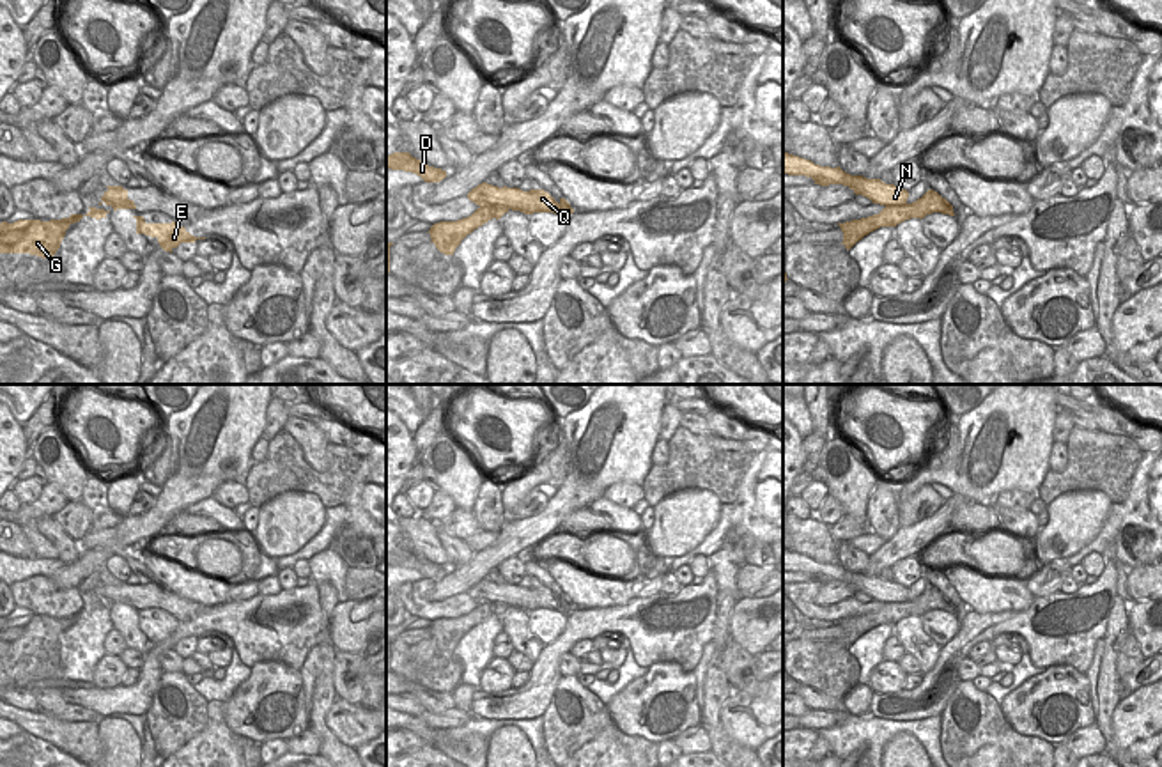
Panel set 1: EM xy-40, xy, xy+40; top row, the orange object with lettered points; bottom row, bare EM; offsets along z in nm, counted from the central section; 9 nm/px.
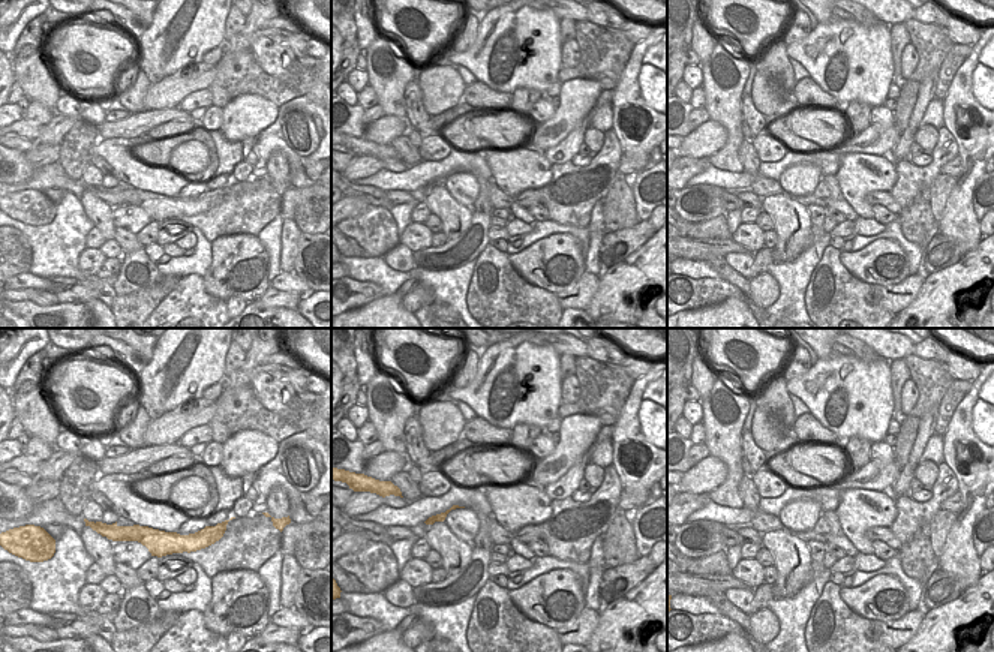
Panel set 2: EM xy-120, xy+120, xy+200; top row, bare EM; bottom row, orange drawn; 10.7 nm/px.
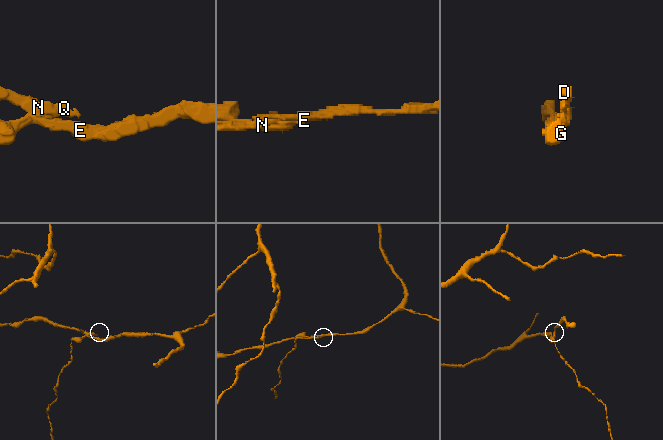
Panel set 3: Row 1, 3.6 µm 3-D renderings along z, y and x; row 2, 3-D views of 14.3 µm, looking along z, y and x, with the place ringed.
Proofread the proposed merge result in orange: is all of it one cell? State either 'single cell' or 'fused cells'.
fused cells

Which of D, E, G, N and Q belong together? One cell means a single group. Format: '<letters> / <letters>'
D E N Q / G

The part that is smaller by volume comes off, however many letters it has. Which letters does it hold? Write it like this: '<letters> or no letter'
G

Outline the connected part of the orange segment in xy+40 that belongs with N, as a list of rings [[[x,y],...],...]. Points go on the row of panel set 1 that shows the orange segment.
[[[783,152],[783,174],[788,175],[806,175],[815,181],[815,184],[843,184],[848,186],[856,195],[870,198],[873,204],[880,205],[907,205],[909,191],[896,188],[895,184],[886,184],[880,179],[866,179],[863,175],[850,175],[840,167],[820,167],[810,159]]]

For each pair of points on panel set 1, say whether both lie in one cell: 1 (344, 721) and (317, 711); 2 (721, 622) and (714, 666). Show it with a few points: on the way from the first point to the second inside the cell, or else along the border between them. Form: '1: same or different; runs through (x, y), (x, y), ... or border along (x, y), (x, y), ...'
1: different; border along (335, 698), (326, 727), (353, 748)
2: same; runs through (721, 633), (718, 656)

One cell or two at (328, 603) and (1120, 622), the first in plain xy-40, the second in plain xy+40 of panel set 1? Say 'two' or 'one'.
one

